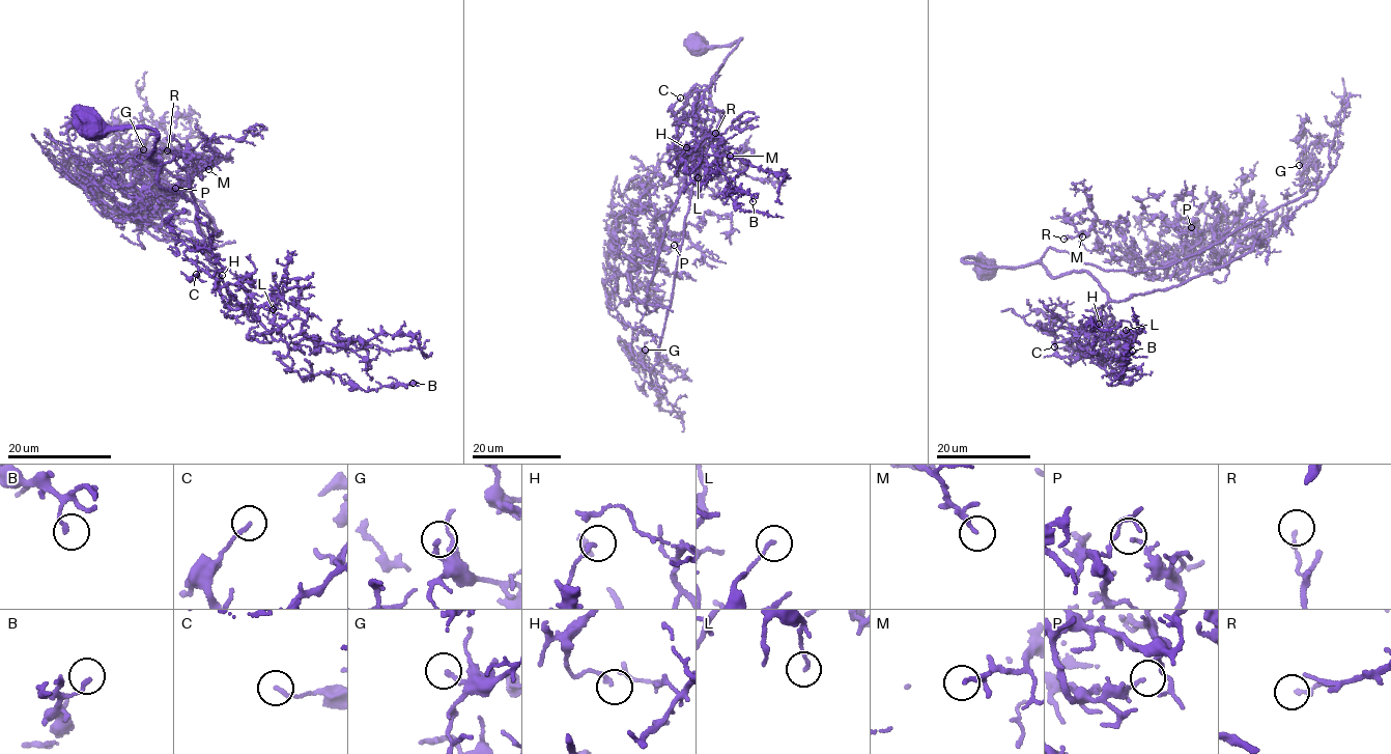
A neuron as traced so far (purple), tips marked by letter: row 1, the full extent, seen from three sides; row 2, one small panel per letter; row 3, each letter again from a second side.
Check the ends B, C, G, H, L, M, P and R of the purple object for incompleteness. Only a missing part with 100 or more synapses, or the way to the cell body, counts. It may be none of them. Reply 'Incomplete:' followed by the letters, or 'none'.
Incomplete: none

